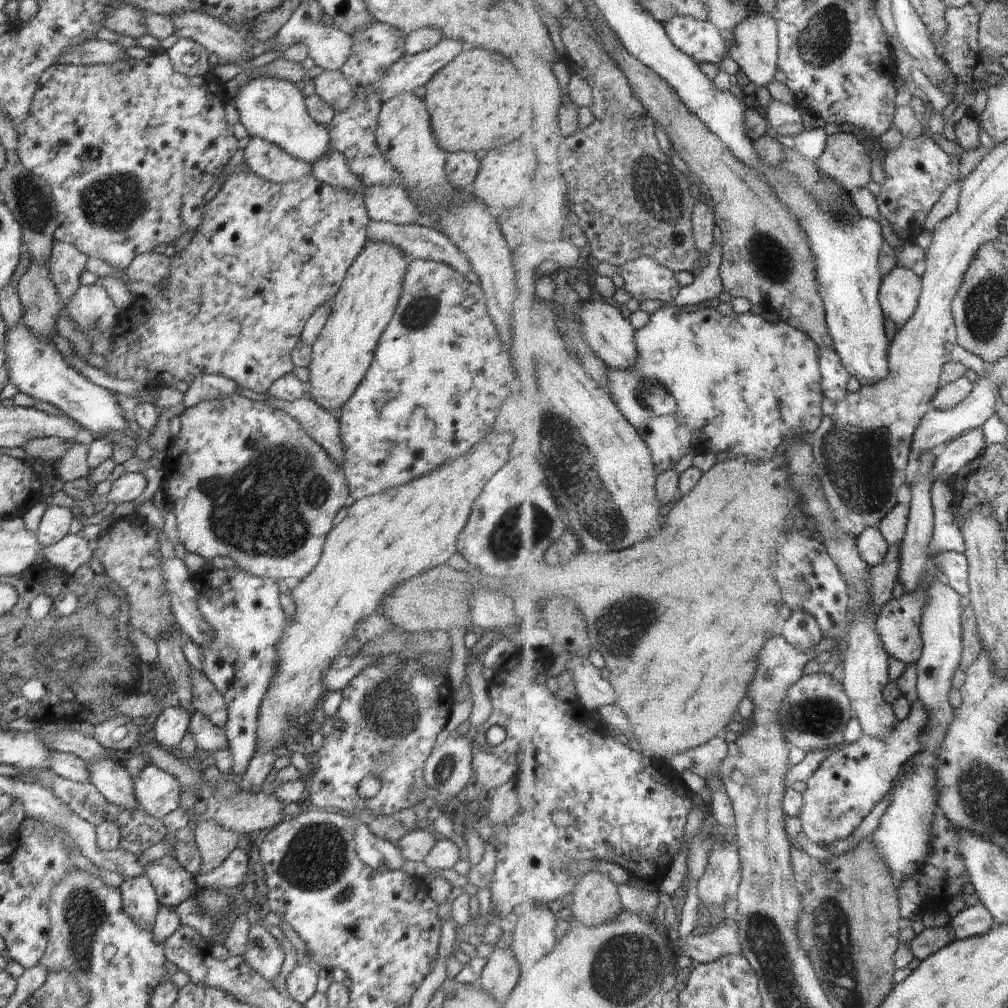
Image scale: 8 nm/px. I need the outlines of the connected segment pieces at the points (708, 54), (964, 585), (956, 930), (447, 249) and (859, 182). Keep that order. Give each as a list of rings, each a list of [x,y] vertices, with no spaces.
[[[677,16],[665,22],[664,26],[676,46],[695,58],[699,64],[718,65],[729,55],[729,42],[723,30],[712,21]]]
[[[956,551],[943,552],[933,559],[933,563],[944,570],[945,580],[959,591],[962,596],[970,596],[969,558],[965,553]]]
[[[984,904],[965,907],[953,919],[951,929],[958,939],[988,934],[998,922],[992,911]]]
[[[373,221],[368,225],[366,230],[368,239],[397,246],[410,259],[422,259],[425,261],[444,263],[464,276],[472,271],[470,261],[466,258],[466,255],[455,244],[452,244],[449,238],[444,236],[438,229],[412,223],[397,225],[383,223],[382,221]]]
[[[837,132],[829,135],[828,146],[824,154],[819,158],[820,168],[838,182],[848,187],[852,193],[858,191],[872,182],[872,156],[871,148],[857,134]]]

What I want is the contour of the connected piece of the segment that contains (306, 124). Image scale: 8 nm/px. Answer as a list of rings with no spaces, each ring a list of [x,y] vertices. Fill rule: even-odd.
[[[276,77],[252,78],[240,87],[233,99],[239,122],[246,128],[250,137],[260,137],[280,146],[282,150],[309,165],[323,157],[330,149],[326,127],[310,118],[305,107],[305,96],[294,83]]]

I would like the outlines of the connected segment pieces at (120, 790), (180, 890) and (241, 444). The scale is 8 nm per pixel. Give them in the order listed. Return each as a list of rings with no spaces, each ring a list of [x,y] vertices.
[[[110,756],[86,764],[90,773],[89,782],[109,803],[129,811],[140,810],[134,794],[133,780],[119,760]]]
[[[169,854],[149,863],[144,874],[155,888],[160,905],[175,908],[198,888],[195,875],[184,870]]]
[[[233,394],[231,397],[202,401],[196,406],[187,408],[180,416],[181,430],[172,438],[165,450],[163,459],[163,500],[164,492],[171,496],[175,505],[171,511],[177,518],[179,542],[184,544],[188,552],[200,554],[206,560],[211,561],[216,556],[228,556],[236,561],[239,568],[259,578],[277,580],[295,578],[299,581],[312,572],[320,560],[324,543],[328,533],[333,529],[334,517],[344,506],[344,500],[348,498],[349,488],[343,470],[329,456],[304,429],[300,423],[280,409],[274,409],[243,397]]]

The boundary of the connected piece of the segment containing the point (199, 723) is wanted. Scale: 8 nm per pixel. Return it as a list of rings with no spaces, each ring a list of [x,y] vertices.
[[[194,710],[189,722],[189,730],[192,731],[197,748],[212,753],[229,748],[225,730],[212,724],[203,712]]]

